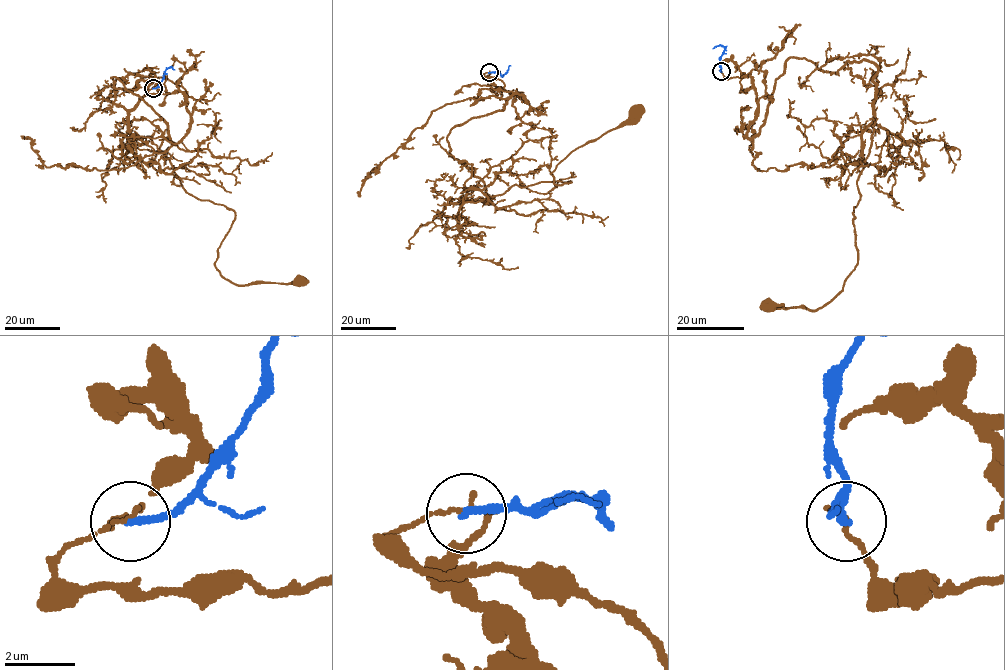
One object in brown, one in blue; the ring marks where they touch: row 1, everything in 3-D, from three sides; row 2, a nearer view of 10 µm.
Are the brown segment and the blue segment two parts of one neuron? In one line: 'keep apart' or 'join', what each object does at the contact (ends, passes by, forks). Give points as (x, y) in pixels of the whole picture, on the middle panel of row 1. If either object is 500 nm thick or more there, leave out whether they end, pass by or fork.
keep apart | brown ends | blue ends

